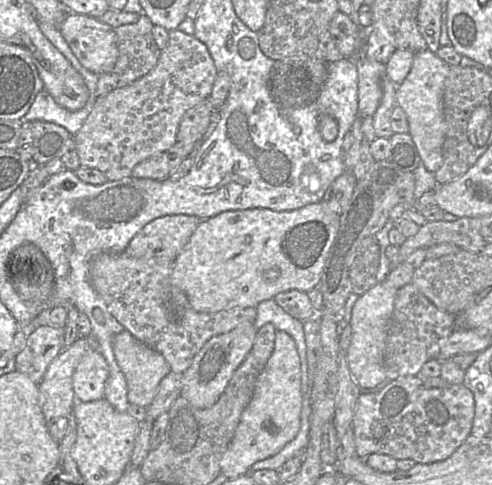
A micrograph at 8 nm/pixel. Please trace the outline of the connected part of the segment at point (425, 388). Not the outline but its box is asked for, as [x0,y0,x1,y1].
[352,376,474,464]

